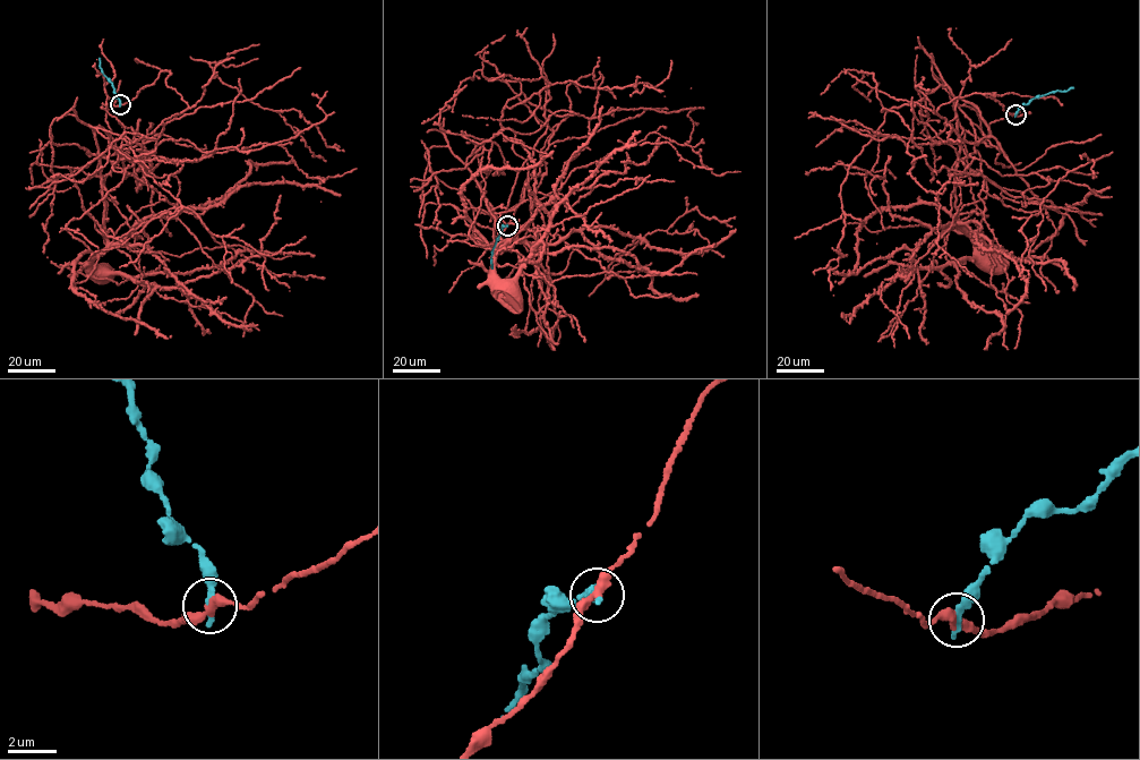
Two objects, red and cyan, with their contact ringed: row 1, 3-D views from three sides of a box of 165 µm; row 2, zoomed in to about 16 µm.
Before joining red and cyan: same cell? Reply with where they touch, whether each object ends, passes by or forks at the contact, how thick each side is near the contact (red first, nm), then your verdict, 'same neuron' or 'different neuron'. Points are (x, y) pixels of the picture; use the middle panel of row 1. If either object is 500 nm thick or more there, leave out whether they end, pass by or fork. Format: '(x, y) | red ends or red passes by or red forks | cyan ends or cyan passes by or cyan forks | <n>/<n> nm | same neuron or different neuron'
(507, 225) | red passes by | cyan ends | 360/380 nm | different neuron

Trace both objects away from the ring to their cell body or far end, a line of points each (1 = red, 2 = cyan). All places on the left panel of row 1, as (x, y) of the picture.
1: (120, 104), (168, 70), (166, 86), (188, 109), (127, 148), (95, 128), (106, 246), (95, 273)
2: (120, 104), (100, 67), (99, 58)

